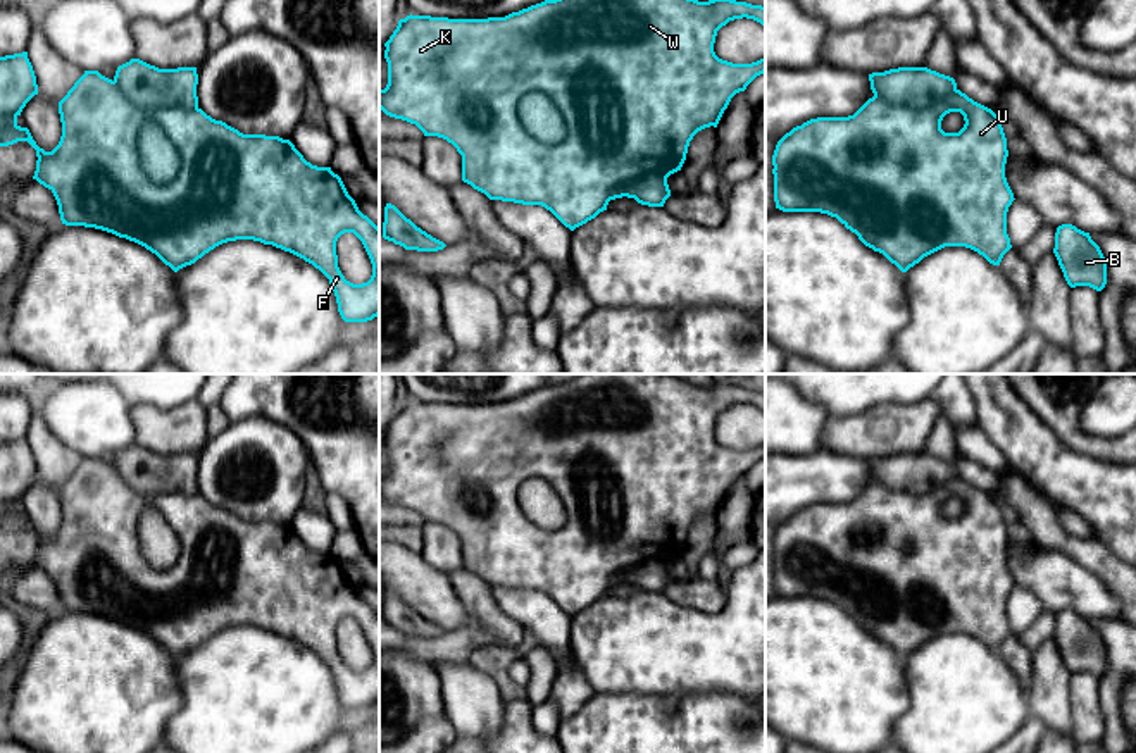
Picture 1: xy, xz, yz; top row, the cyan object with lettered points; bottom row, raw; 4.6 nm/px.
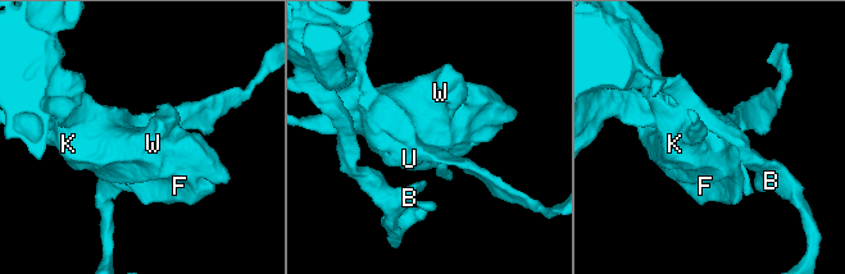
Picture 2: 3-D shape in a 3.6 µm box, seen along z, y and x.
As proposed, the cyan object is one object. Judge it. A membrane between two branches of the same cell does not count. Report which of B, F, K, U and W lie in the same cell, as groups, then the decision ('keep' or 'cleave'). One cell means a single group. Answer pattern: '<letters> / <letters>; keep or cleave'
B / F K U W; cleave

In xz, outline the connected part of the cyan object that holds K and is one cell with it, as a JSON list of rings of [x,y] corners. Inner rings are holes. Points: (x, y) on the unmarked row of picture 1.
[[[581,374],[572,381],[545,386],[505,403],[488,405],[448,405],[410,400],[398,407],[396,415],[384,429],[388,470],[384,476],[379,476],[379,495],[390,503],[415,510],[424,522],[438,522],[452,529],[462,541],[462,567],[484,579],[490,586],[541,591],[565,613],[574,617],[595,605],[600,598],[607,596],[610,579],[621,570],[652,560],[669,563],[681,557],[693,522],[705,513],[717,513],[731,484],[736,479],[745,477],[757,462],[765,458],[765,443],[752,450],[733,450],[719,445],[714,438],[717,417],[729,407],[743,403],[753,405],[765,414],[765,393],[762,391],[752,391],[731,384],[698,388],[674,377],[672,374]],[[531,477],[546,481],[560,496],[567,513],[567,522],[560,529],[541,529],[524,513],[517,491],[521,484]]]

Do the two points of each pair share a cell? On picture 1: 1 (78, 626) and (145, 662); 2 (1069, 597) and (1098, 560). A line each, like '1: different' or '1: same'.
1: same
2: different

